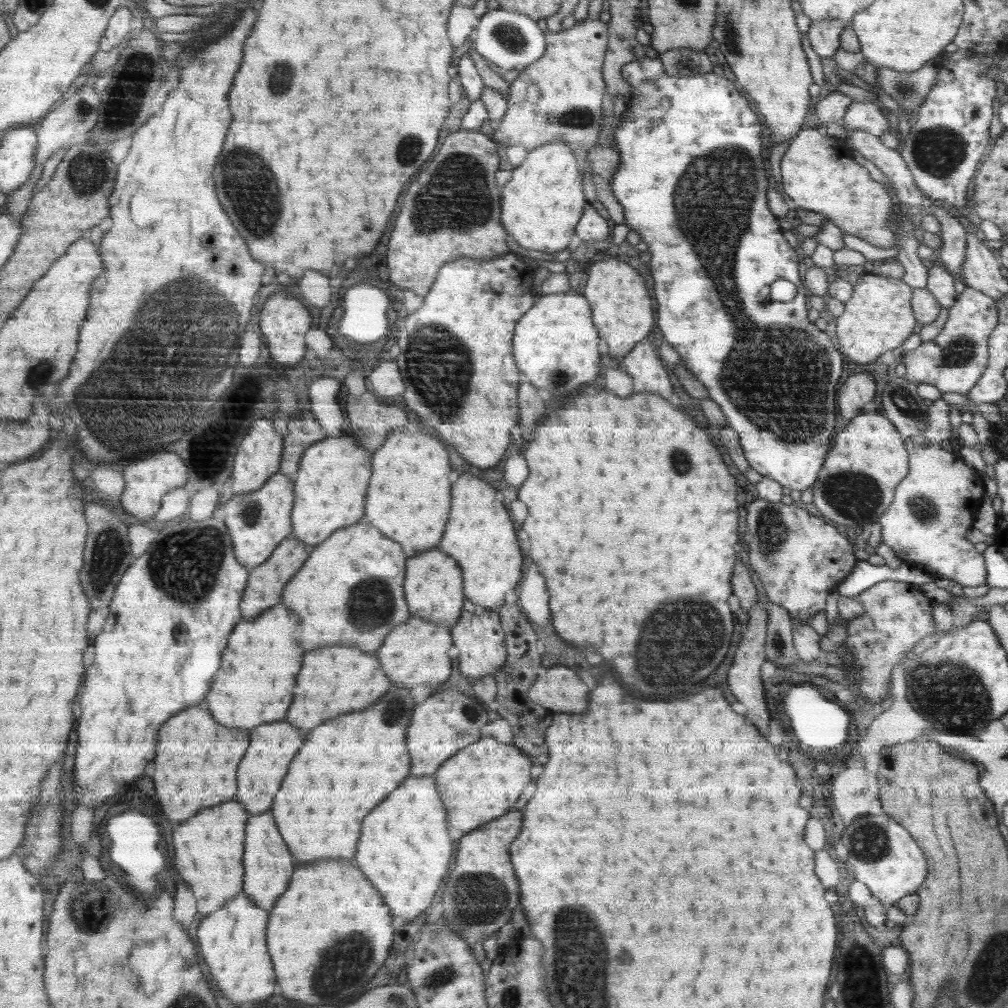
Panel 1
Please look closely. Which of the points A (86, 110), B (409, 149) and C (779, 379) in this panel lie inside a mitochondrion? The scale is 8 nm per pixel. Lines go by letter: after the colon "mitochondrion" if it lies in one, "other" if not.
A: mitochondrion
B: mitochondrion
C: mitochondrion

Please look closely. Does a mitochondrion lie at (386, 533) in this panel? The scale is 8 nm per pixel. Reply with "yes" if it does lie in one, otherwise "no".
no

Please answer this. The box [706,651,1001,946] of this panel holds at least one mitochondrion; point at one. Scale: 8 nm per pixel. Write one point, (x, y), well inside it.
(947, 691)

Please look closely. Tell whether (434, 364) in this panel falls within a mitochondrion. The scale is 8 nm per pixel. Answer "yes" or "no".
yes

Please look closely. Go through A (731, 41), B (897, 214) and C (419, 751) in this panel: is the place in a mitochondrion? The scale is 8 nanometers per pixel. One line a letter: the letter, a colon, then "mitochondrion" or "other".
A: mitochondrion
B: other
C: other

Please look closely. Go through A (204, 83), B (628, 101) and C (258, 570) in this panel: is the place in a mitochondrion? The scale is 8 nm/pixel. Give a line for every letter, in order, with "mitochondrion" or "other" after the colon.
A: other
B: other
C: other

